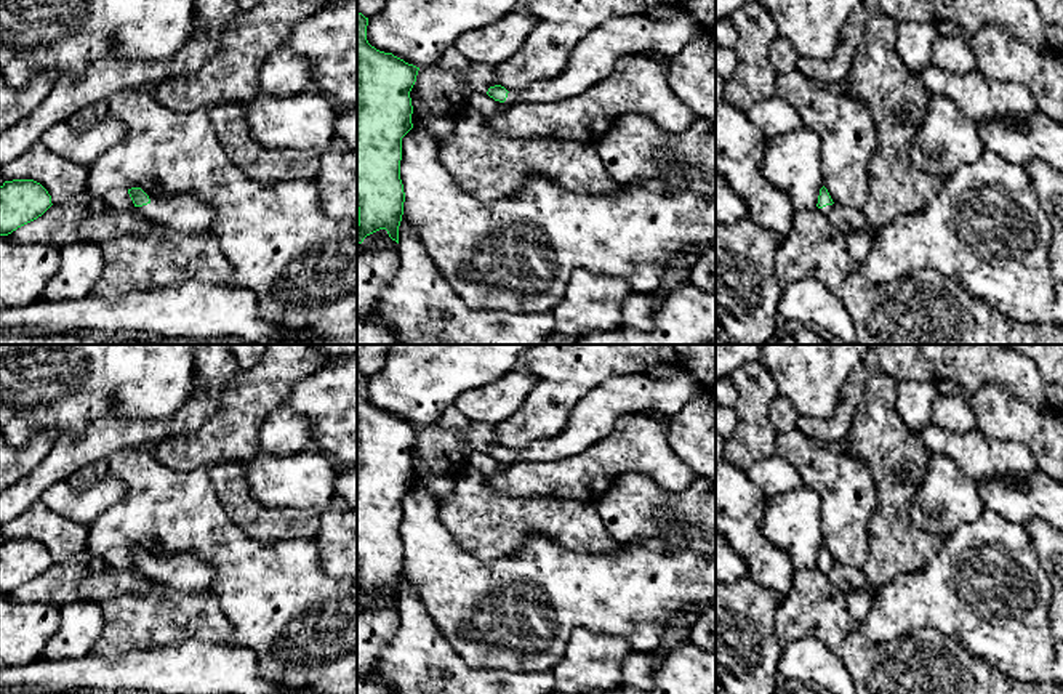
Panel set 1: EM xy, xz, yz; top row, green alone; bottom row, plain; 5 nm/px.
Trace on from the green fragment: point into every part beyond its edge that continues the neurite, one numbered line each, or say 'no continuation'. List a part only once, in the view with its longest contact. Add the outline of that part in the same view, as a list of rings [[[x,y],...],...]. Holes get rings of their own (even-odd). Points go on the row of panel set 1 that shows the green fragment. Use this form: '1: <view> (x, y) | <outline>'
1: xy (184, 213) | [[[178,194],[160,204],[150,202],[139,208],[146,216],[183,234],[205,231],[215,218],[213,207],[192,194]]]

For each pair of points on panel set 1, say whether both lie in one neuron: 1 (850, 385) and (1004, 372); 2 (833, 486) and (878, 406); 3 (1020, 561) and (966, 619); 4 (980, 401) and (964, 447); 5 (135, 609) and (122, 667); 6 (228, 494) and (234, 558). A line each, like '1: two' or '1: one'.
1: one
2: two
3: one
4: two
5: two
6: two

